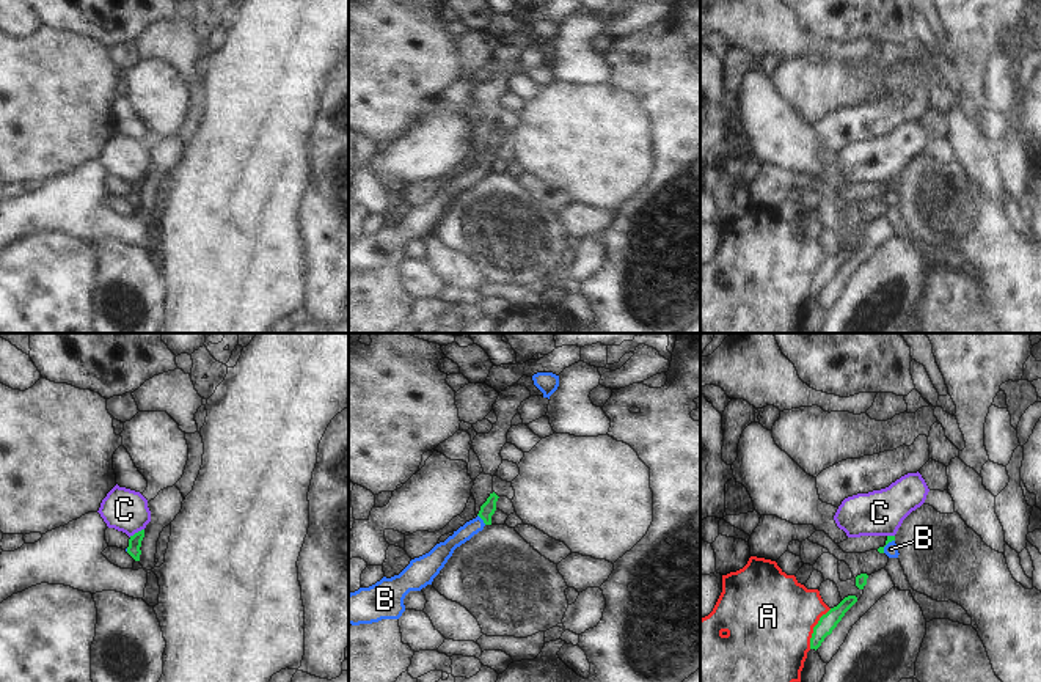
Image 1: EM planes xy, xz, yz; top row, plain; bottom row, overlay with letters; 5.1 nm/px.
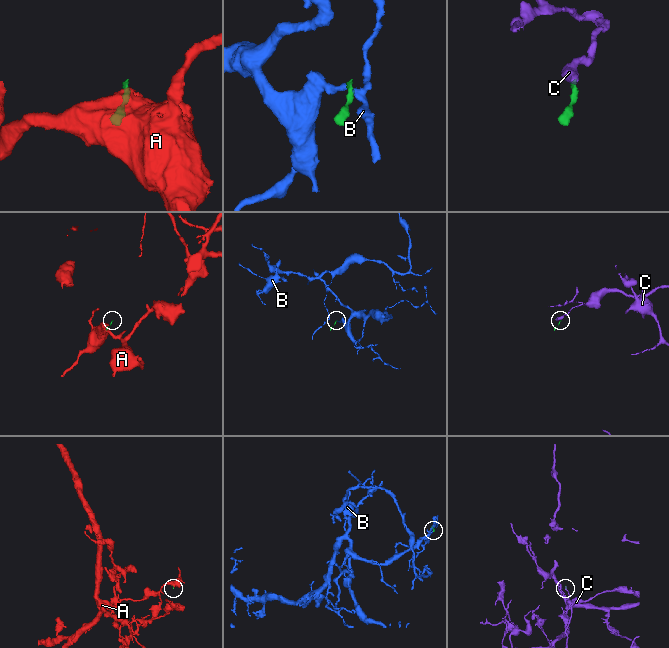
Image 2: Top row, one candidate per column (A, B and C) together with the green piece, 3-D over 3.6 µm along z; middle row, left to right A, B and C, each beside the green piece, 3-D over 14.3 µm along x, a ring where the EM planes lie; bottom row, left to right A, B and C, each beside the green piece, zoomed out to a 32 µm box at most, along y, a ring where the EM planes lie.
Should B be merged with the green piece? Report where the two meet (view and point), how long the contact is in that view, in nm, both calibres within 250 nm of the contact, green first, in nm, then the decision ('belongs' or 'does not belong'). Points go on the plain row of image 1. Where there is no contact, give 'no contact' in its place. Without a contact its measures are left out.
meets green in xz at (481, 165); contact 70 nm long; 80 nm thick on the green side, 90 nm on the other; belongs

